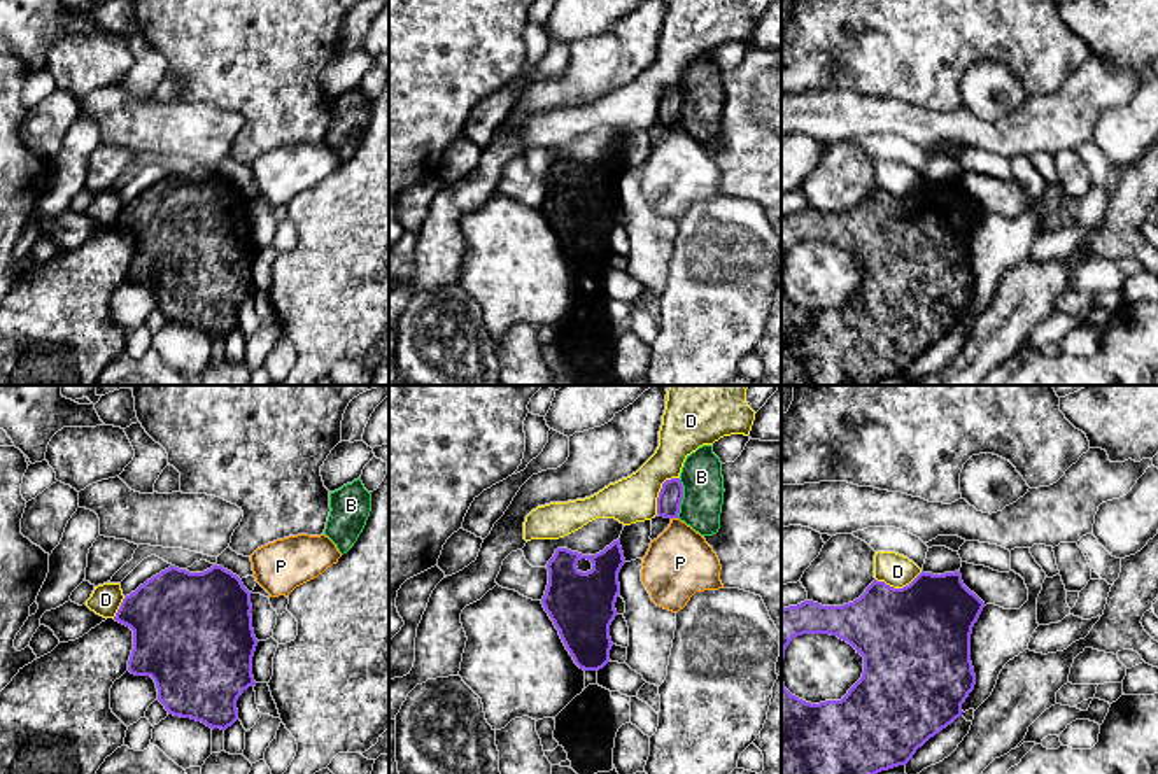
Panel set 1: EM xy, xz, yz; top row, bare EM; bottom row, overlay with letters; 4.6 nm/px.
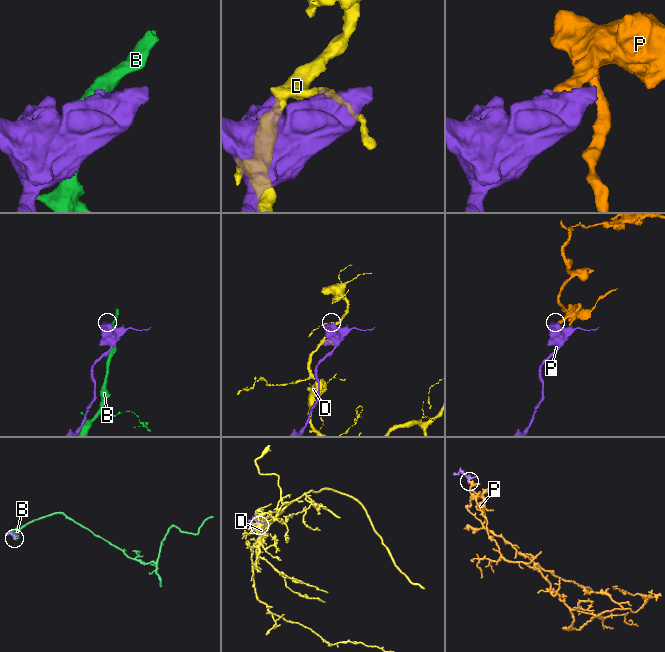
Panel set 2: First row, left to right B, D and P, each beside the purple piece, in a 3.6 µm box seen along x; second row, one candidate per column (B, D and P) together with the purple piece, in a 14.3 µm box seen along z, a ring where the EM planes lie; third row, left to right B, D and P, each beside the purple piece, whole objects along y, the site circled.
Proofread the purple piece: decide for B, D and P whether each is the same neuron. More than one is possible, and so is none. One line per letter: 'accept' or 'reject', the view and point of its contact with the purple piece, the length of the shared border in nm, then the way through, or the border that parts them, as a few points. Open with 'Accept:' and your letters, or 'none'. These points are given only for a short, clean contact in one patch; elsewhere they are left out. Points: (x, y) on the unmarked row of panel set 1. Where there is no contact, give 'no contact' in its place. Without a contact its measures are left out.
Accept: none
B: reject; contact xz (682, 105); length 180 nm
D: reject; contact xz (661, 98); length 200 nm
P: reject; contact xz (675, 125); length 30 nm; border xz (671, 125), (677, 126)

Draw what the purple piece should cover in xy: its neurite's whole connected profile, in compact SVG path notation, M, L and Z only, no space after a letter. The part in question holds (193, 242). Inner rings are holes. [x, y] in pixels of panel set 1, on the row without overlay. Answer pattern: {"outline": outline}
{"outline": "M170 173L123 207L114 228L133 238L128 278L154 287L168 322L201 329L212 338L226 338L238 327L237 308L256 292L252 264L259 249L252 236L251 201L222 173L203 180Z"}

